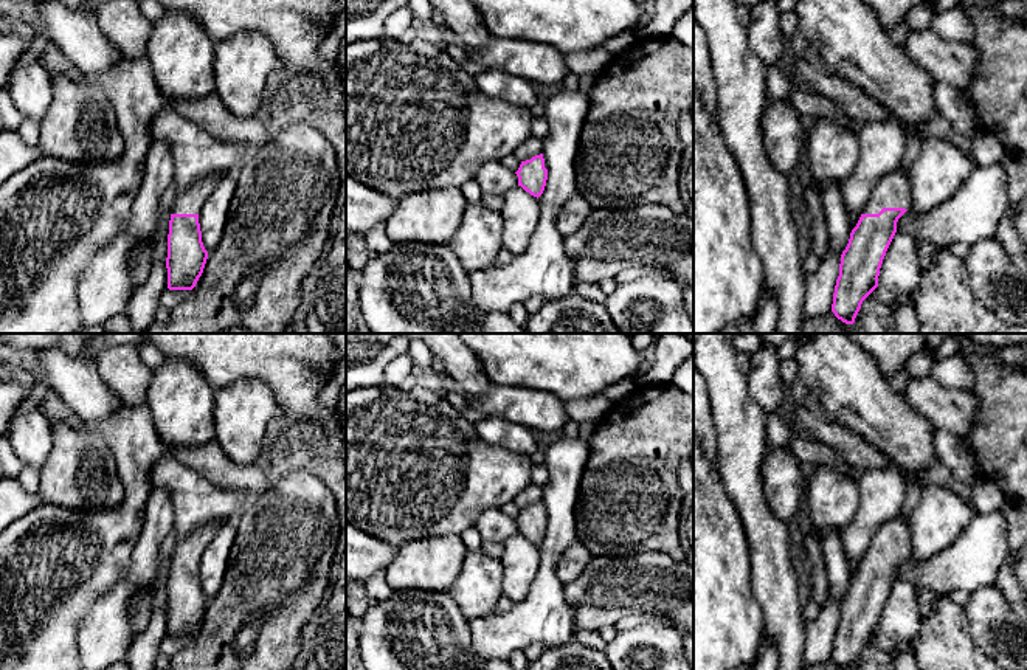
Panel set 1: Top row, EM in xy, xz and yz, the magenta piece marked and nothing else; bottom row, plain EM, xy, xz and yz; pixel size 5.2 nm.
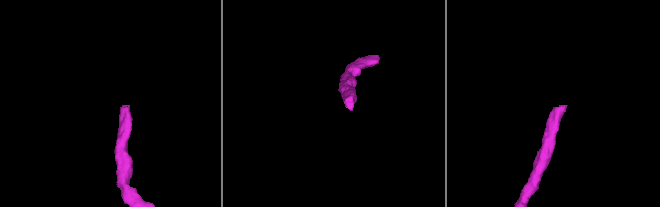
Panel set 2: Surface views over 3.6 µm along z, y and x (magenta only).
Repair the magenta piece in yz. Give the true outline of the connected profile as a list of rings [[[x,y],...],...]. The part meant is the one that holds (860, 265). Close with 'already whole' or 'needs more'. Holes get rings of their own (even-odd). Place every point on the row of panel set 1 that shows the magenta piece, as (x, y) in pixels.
[[[898,166],[875,185],[841,254],[832,312],[842,323],[853,324],[863,301],[878,287],[880,268],[897,233],[897,222],[911,205],[908,169]]] | needs more

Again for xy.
[[[236,172],[211,174],[177,194],[168,234],[168,288],[192,290],[203,273],[208,251],[202,242],[199,214],[217,181]]] | needs more

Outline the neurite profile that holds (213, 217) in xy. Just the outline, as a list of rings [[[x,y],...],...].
[[[234,174],[220,178],[202,206],[199,223],[202,242],[208,253],[214,251],[222,239],[234,189]]]

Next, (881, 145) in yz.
[[[892,116],[881,123],[870,123],[863,126],[861,132],[858,133],[858,146],[858,163],[853,172],[841,185],[847,217],[856,223],[878,180],[900,166],[904,157],[906,133],[901,123]]]

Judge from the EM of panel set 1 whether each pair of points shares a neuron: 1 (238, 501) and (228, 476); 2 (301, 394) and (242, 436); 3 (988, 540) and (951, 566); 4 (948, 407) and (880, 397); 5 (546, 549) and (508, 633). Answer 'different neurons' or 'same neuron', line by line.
1: different neurons
2: different neurons
3: same neuron
4: different neurons
5: same neuron

